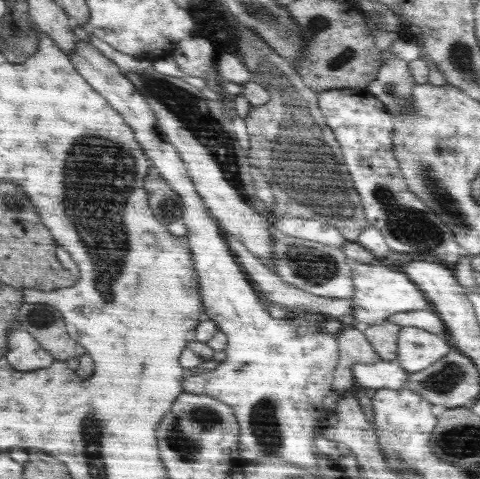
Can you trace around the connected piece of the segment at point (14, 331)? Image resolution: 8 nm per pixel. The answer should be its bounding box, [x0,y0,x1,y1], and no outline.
[4,324,57,371]

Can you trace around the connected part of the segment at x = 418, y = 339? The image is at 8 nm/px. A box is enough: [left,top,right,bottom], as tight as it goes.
[395,327,452,374]

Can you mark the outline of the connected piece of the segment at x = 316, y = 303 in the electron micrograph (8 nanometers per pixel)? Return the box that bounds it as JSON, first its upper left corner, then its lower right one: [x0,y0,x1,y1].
[229,236,354,319]

